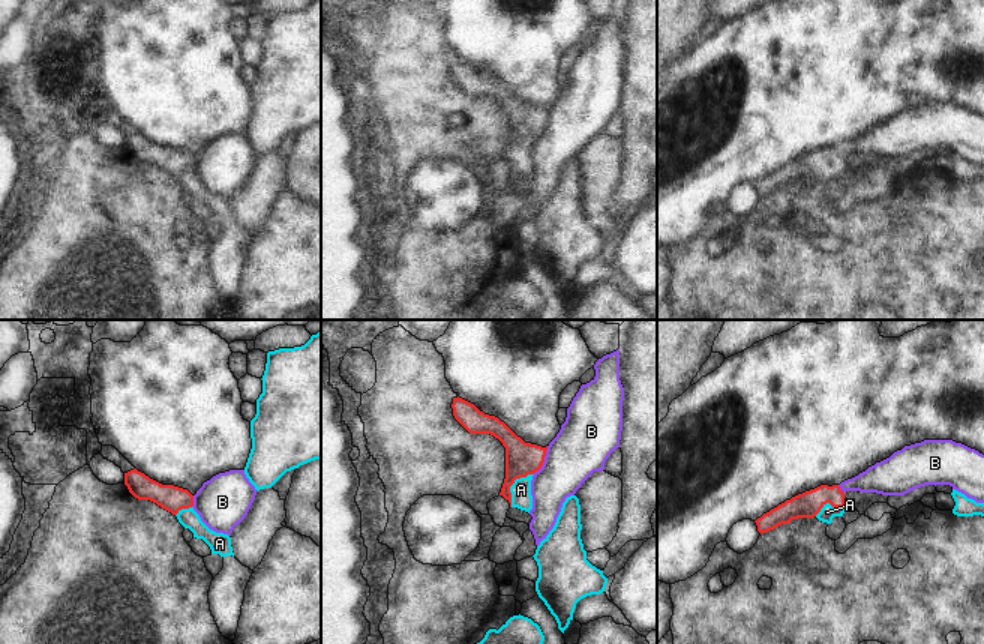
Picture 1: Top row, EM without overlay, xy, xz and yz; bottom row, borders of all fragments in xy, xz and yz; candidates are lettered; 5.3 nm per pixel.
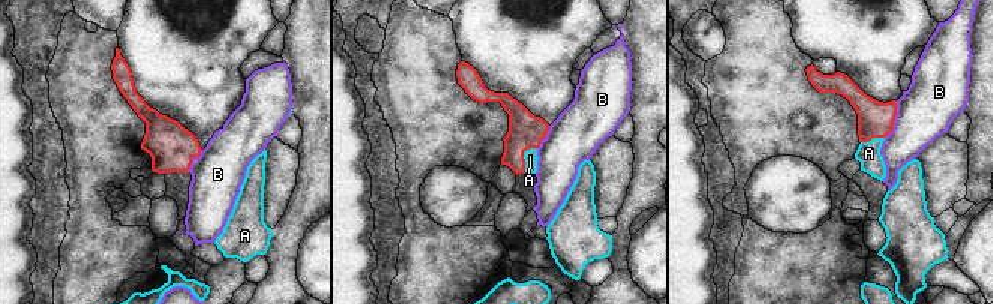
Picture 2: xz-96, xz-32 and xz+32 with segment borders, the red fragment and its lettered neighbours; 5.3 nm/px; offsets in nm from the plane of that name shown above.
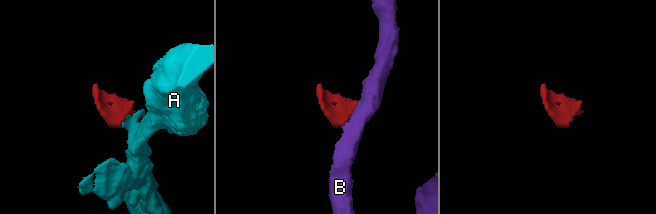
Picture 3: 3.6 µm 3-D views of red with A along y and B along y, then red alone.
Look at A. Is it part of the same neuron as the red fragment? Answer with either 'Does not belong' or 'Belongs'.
Belongs.

